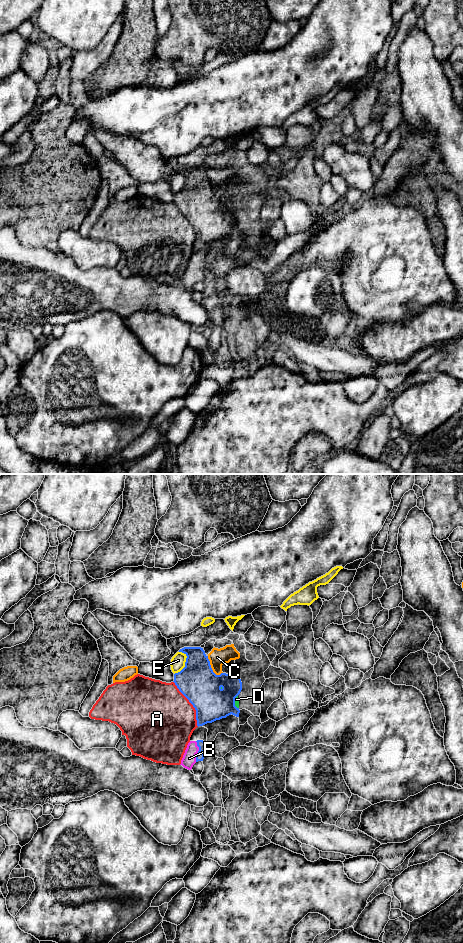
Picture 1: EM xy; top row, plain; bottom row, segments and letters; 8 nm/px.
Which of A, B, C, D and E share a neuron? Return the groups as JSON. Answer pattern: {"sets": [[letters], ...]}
{"sets": [["A"], ["B"], ["C"], ["D"], ["E"]]}

